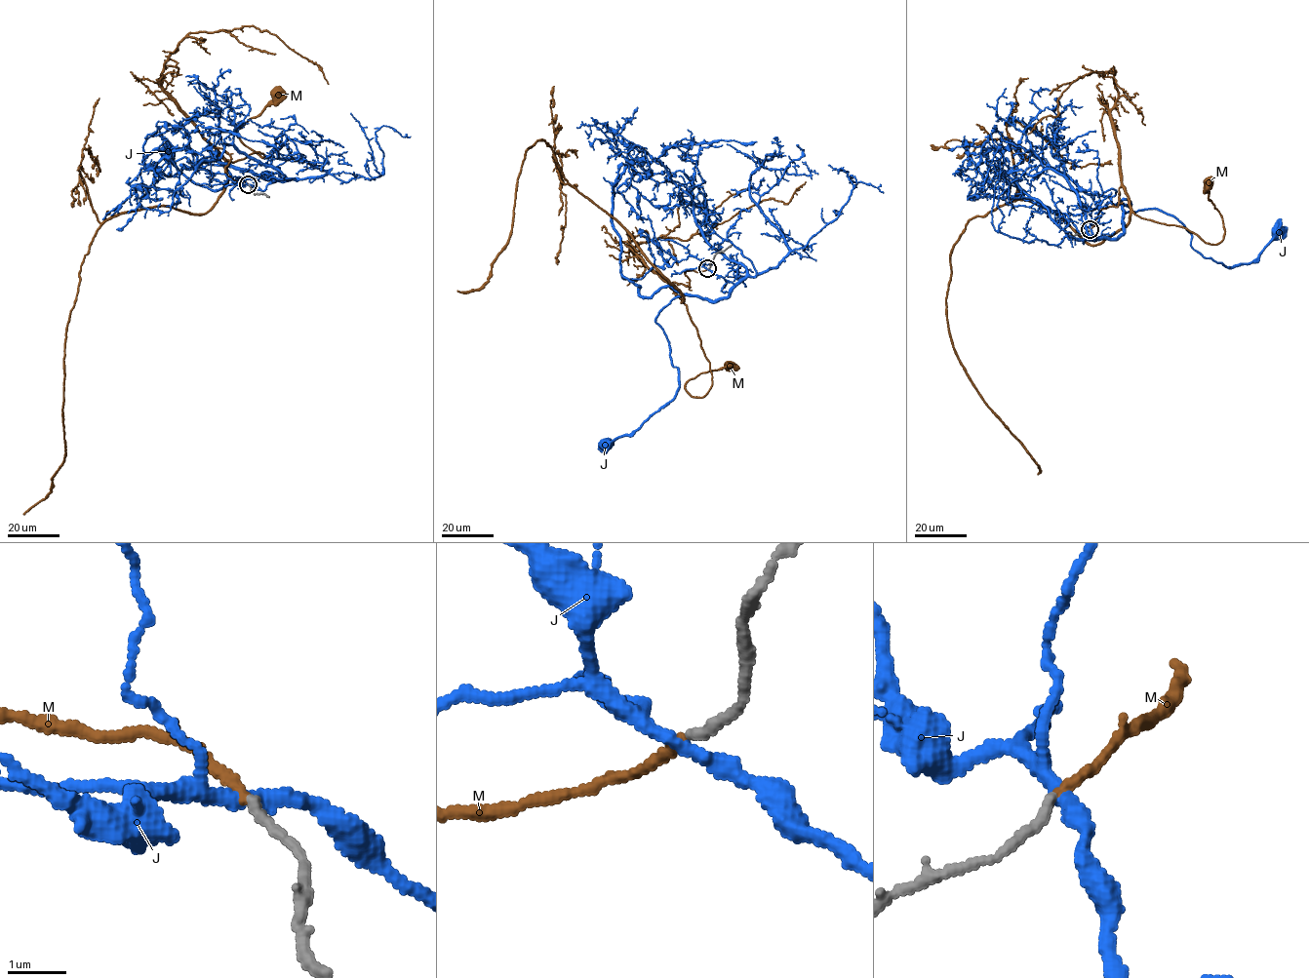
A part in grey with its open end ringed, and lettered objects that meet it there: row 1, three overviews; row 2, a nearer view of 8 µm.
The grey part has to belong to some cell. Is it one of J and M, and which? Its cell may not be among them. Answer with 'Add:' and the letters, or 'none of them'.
Add: M

